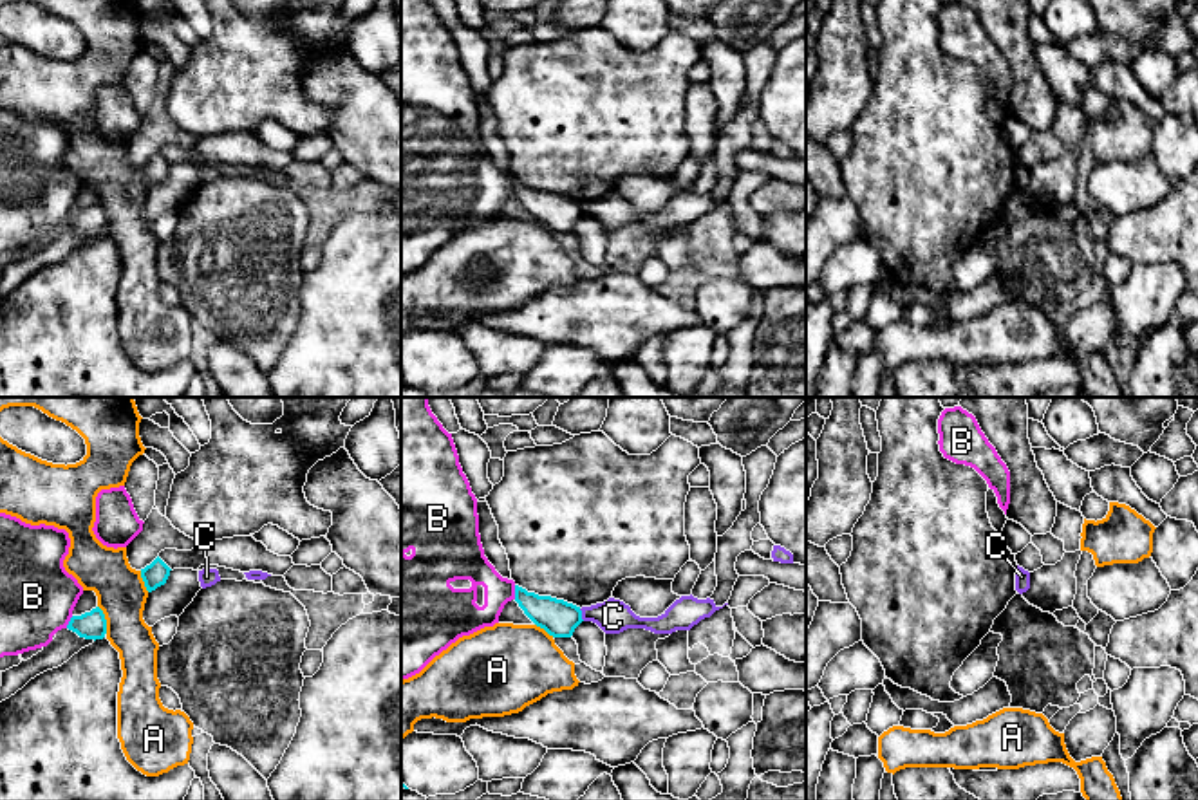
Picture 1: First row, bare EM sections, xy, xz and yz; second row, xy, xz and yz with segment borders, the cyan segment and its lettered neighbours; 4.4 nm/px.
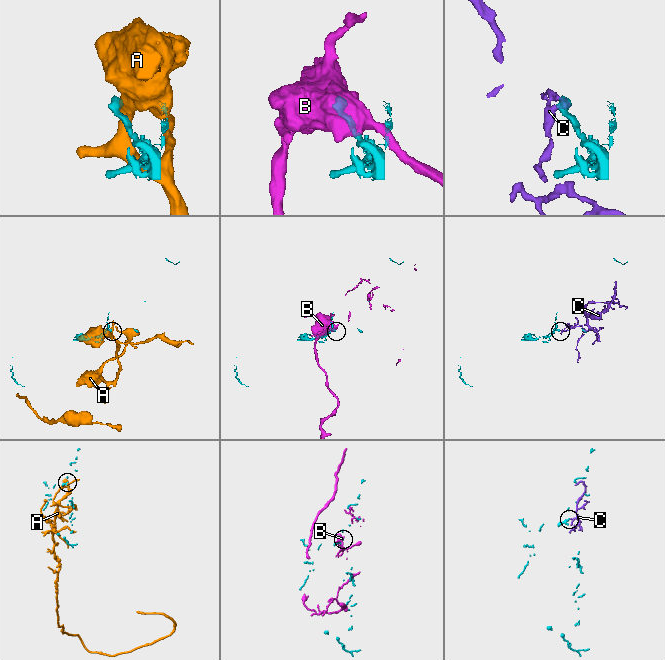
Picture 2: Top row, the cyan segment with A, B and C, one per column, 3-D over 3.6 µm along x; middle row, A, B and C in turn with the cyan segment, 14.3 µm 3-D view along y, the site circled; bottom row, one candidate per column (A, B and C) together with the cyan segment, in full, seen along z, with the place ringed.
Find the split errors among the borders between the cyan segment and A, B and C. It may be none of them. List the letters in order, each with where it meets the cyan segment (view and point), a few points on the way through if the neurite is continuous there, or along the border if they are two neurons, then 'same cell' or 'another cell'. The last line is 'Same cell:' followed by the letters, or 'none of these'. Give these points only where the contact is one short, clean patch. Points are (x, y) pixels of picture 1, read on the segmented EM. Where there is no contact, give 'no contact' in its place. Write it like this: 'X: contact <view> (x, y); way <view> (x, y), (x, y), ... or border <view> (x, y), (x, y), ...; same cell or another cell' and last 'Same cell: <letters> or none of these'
A: contact xy (105, 620); another cell
B: contact xz (515, 593); another cell
C: contact xz (580, 614); border xz (579, 609), (584, 620); another cell
Same cell: none of these

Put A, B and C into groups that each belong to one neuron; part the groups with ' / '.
A / B / C

